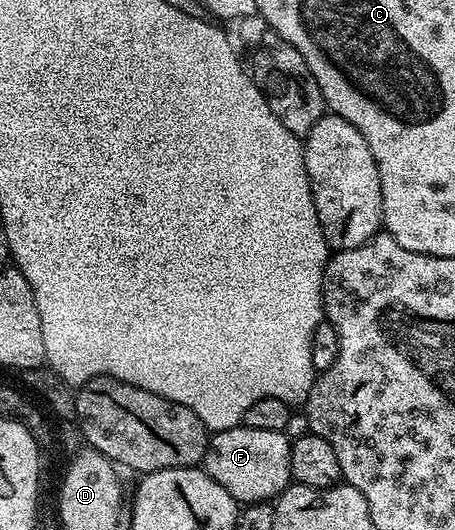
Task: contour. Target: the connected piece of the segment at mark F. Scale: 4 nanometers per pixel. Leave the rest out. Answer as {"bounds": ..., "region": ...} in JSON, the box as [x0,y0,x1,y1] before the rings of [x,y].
{"bounds":[203,425,293,504],"region":[[[244,425],[218,430],[209,439],[203,469],[241,504],[269,502],[293,482],[291,476],[291,439],[279,431],[263,431]]]}

